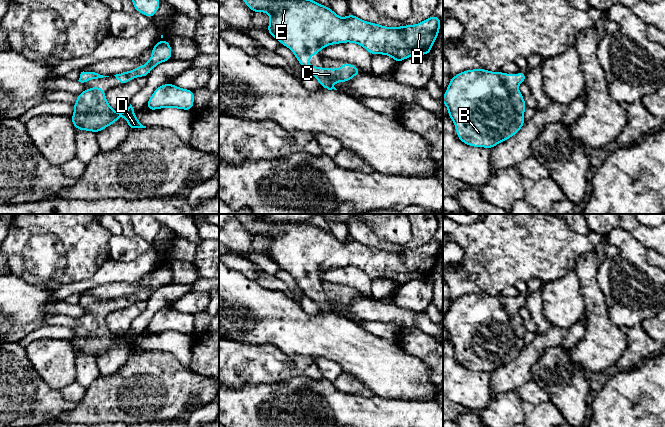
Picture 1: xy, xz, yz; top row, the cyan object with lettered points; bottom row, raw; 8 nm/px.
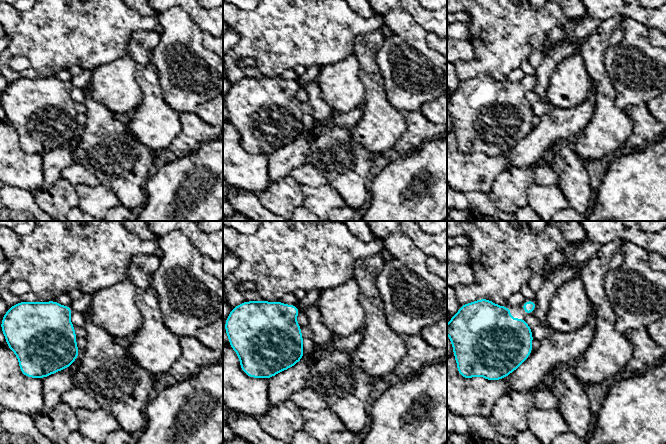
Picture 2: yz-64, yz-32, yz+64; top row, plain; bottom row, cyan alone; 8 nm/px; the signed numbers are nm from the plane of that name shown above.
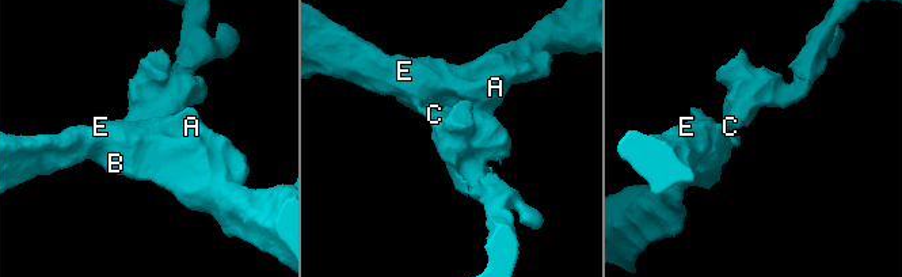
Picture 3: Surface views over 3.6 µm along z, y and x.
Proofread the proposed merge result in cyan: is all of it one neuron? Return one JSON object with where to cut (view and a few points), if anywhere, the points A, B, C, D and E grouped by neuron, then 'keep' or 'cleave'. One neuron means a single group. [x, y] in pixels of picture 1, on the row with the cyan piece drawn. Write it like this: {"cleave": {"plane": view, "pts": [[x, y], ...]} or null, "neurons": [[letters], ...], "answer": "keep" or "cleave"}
{"cleave": null, "neurons": [["A", "B", "C", "D", "E"]], "answer": "keep"}

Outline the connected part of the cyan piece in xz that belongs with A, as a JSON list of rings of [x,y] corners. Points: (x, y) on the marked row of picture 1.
[[[243,0],[243,2],[256,12],[265,12],[270,15],[268,30],[272,37],[276,38],[283,46],[289,48],[295,55],[297,61],[304,67],[304,71],[314,76],[320,83],[321,88],[337,90],[333,84],[336,82],[349,82],[354,76],[362,74],[362,71],[353,64],[344,62],[338,69],[316,67],[308,64],[308,60],[313,55],[318,55],[324,47],[340,43],[356,43],[365,48],[372,56],[383,54],[399,63],[411,56],[429,55],[437,35],[440,32],[442,19],[432,15],[428,19],[414,25],[403,25],[400,27],[386,27],[373,22],[367,22],[349,12],[346,18],[338,16],[330,7],[326,7],[313,0]]]

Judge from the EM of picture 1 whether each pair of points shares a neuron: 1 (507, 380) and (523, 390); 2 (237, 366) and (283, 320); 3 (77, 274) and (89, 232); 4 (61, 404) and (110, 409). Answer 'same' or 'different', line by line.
1: different
2: different
3: same
4: different

